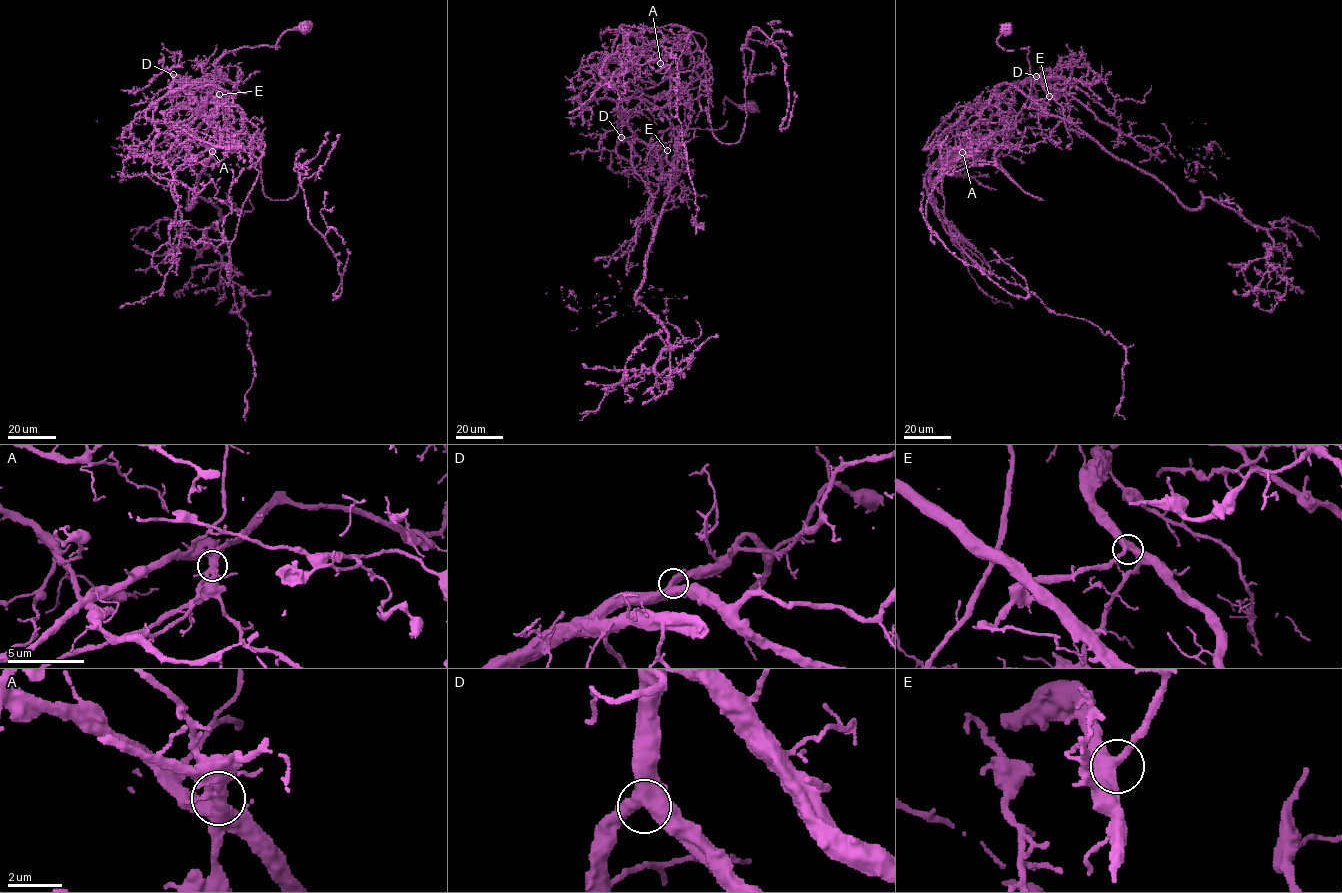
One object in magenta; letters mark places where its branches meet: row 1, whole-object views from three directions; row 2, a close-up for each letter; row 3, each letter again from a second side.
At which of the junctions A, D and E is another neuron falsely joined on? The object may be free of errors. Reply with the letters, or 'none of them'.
A

